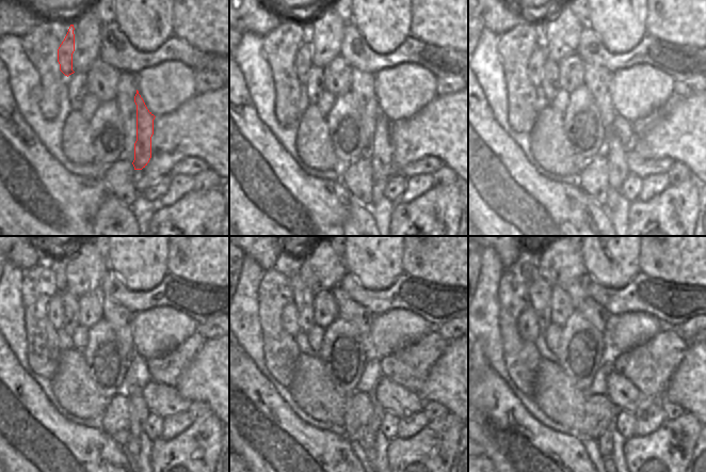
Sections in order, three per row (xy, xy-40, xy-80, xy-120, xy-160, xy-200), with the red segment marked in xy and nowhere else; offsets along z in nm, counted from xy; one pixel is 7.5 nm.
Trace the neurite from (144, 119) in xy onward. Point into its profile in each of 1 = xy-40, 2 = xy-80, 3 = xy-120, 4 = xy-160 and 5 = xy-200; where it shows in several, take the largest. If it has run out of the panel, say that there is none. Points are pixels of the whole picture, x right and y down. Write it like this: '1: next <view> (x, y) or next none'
1: next xy-40 (381, 155)
2: next xy-80 (618, 171)
3: next xy-120 (139, 411)
4: next xy-160 (373, 424)
5: next xy-200 (611, 428)

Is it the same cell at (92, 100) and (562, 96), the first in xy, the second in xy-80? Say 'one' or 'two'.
one

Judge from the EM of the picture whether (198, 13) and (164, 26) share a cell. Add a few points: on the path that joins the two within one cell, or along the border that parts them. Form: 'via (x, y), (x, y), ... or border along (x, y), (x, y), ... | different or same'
border along (172, 11), (173, 34) | different

